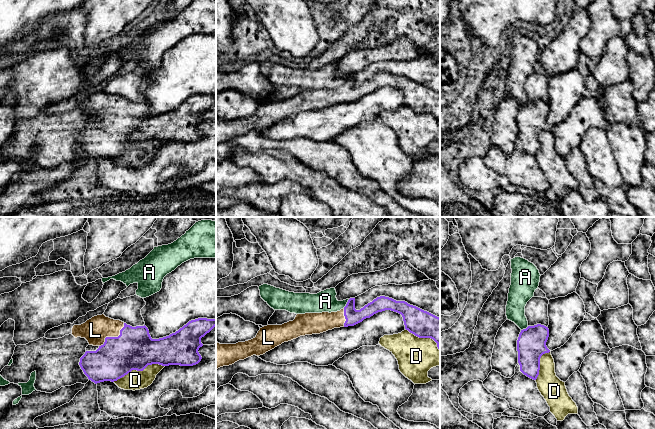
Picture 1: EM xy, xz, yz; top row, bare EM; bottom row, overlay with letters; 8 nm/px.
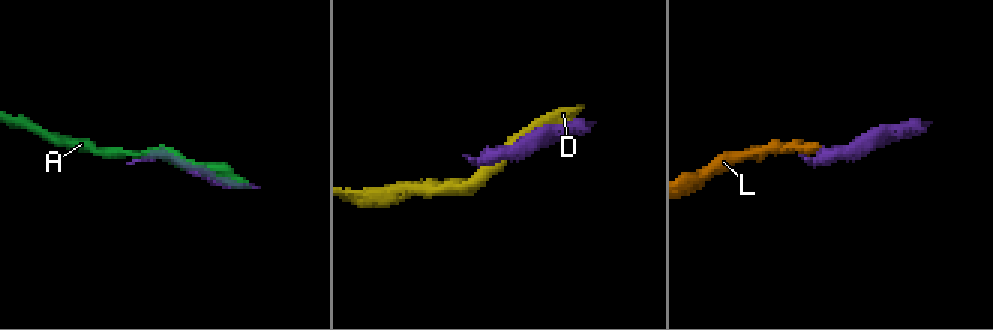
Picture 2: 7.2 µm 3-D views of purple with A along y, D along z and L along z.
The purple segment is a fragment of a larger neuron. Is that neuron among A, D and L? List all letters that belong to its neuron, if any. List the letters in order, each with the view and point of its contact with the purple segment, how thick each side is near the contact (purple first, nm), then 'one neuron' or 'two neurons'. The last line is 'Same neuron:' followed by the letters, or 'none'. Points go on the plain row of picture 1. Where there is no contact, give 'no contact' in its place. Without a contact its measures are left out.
A: xz (347, 79) | 120/180 nm | two neurons
D: xy (138, 146) | 340/160 nm | two neurons
L: xy (113, 113) | 340/200 nm | one neuron
Same neuron: L

